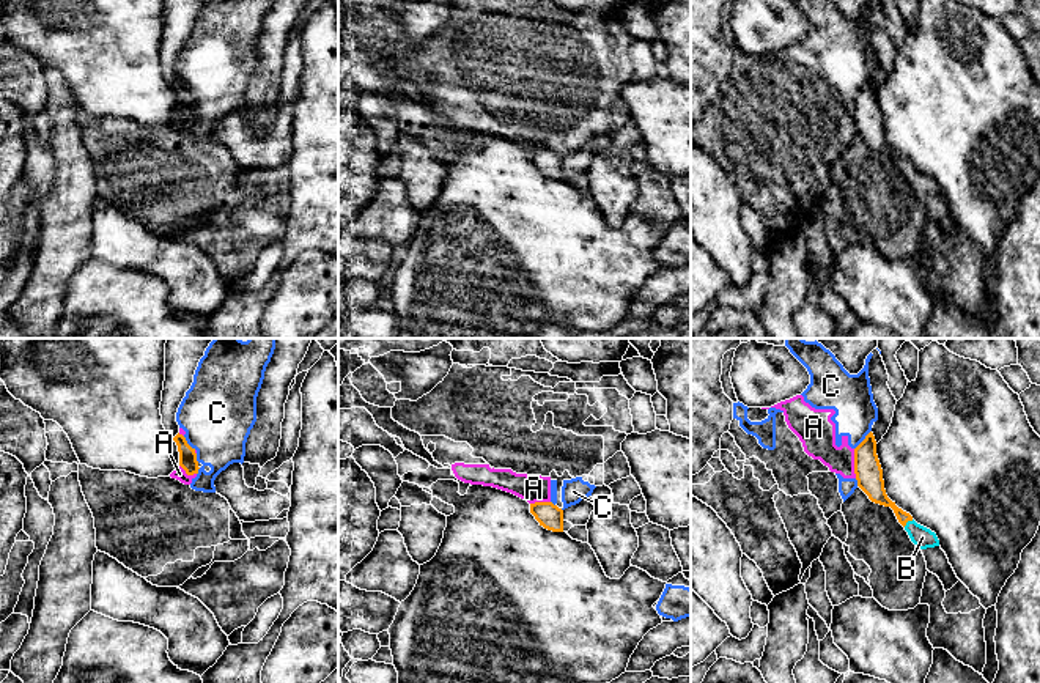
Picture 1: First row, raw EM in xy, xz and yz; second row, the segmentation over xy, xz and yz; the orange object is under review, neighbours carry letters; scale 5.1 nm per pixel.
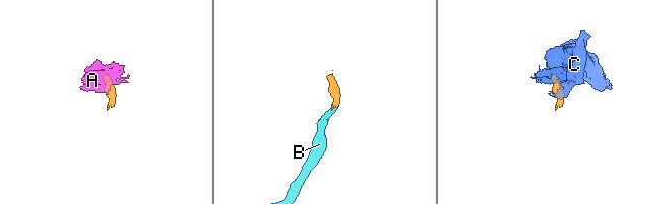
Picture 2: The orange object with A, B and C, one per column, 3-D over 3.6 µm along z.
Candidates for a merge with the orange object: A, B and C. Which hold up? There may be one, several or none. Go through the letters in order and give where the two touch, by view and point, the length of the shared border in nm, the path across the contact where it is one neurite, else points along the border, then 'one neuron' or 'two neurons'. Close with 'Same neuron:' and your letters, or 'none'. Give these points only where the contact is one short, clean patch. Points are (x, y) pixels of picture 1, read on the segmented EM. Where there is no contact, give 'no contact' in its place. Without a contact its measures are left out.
A: yz (855, 463) | 150 nm | along yz (853, 449), (853, 472), (856, 477) | two neurons
B: yz (908, 520) | 70 nm | across yz (874, 485), (908, 520), (922, 537) | one neuron
C: yz (864, 439) | 130 nm | along yz (870, 430), (855, 449) | two neurons
Same neuron: B

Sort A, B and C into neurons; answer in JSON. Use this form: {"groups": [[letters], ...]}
{"groups": [["A", "C"], ["B"]]}

